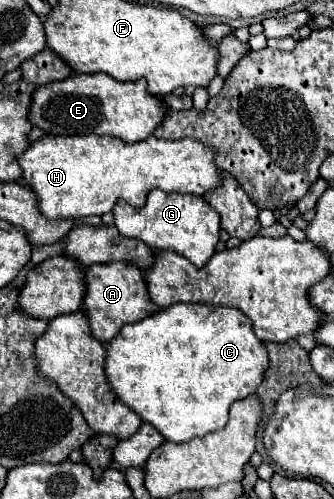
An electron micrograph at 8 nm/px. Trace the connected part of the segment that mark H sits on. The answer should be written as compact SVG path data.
M54 136L40 138L18 158L24 180L38 196L38 206L50 220L82 220L110 212L116 200L144 206L150 190L188 192L204 196L220 188L224 170L216 164L216 150L200 140L162 140L150 136L144 142L124 142L110 136Z

